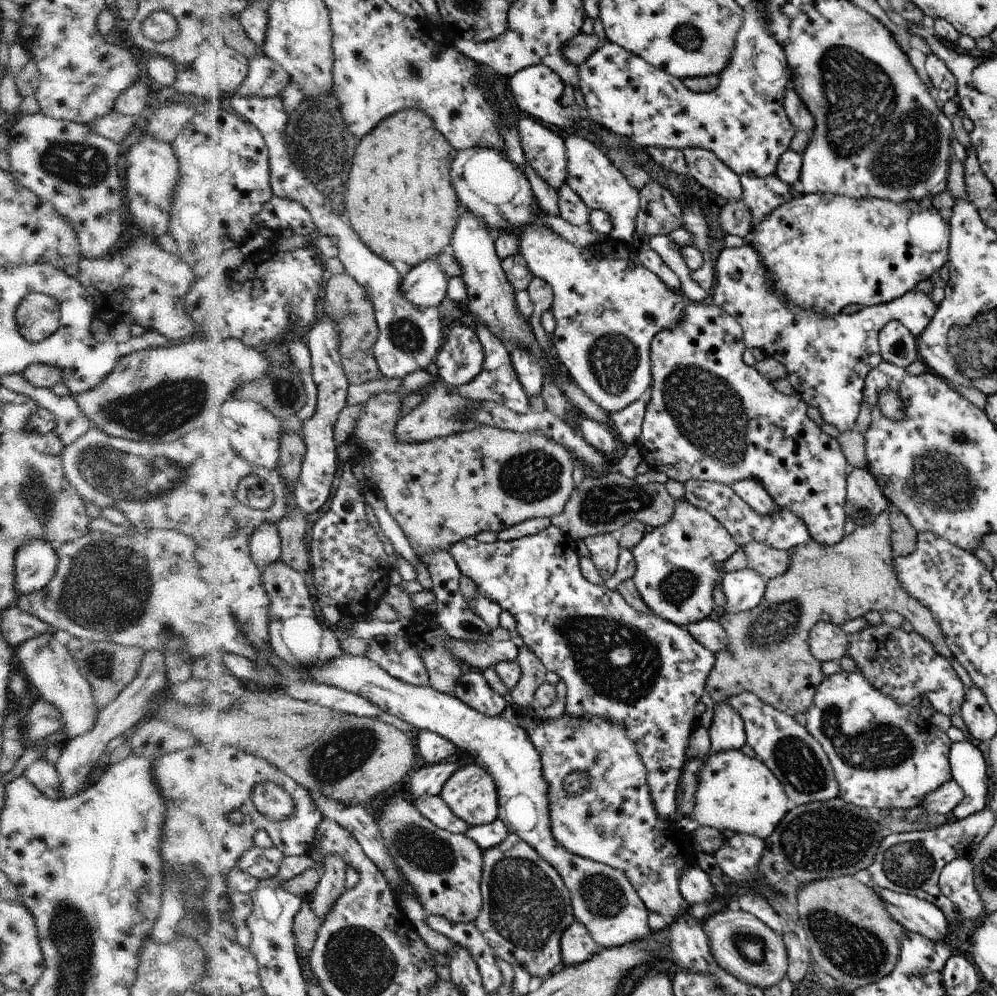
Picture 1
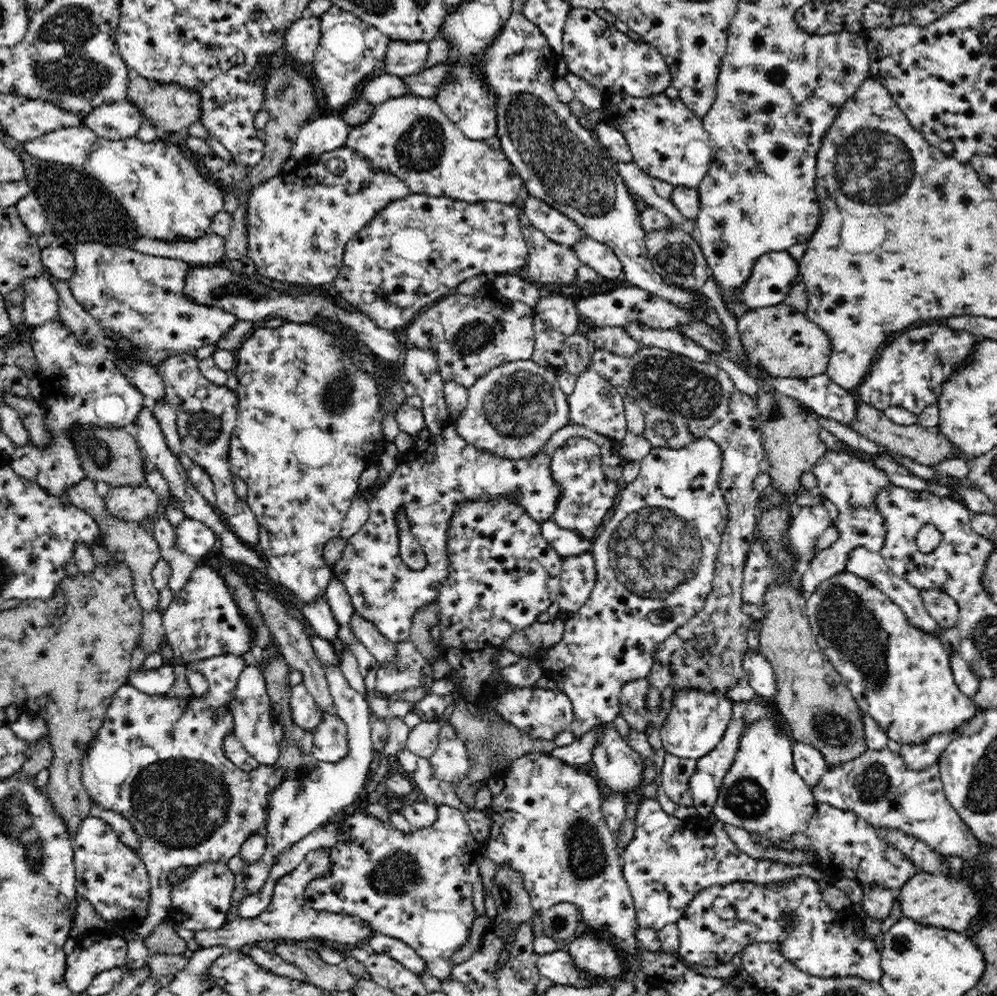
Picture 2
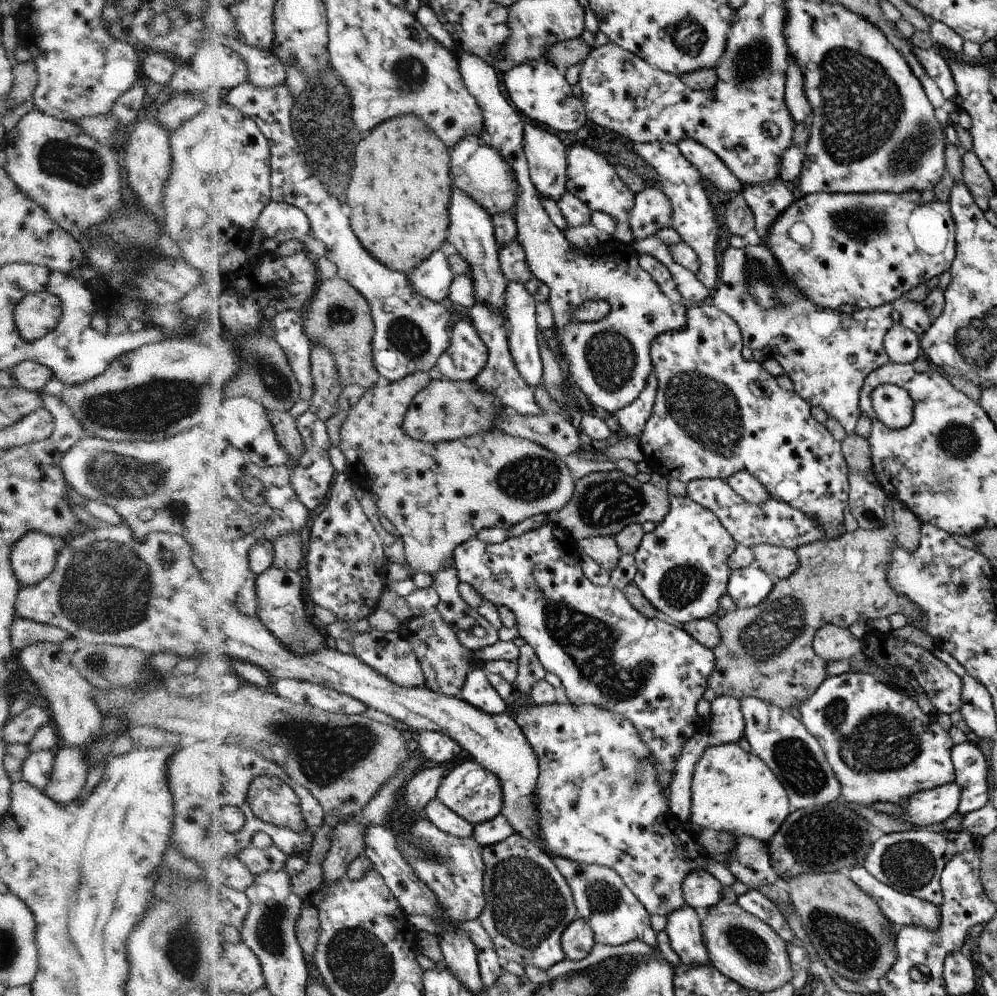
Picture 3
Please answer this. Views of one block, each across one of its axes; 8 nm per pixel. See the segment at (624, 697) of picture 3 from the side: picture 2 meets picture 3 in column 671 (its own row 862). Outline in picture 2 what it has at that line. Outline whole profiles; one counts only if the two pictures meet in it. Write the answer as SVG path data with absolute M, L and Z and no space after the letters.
M643 798L639 805L637 806L637 811L635 814L635 832L634 838L630 840L630 843L626 846L625 849L620 851L623 865L623 877L626 879L627 885L629 886L629 891L633 896L633 903L635 904L635 909L637 910L637 921L640 927L642 928L652 928L652 930L660 930L664 928L664 926L668 924L672 924L677 920L682 918L685 913L686 906L689 906L690 902L704 889L708 889L710 886L720 885L726 886L732 884L734 882L751 882L754 885L786 885L789 884L790 881L794 881L800 877L810 878L812 881L816 881L820 884L822 880L827 880L829 878L829 883L831 881L831 877L826 872L823 872L820 869L815 869L810 865L790 865L784 864L780 861L774 861L770 859L755 859L750 857L749 854L746 854L745 851L741 851L736 844L728 837L728 834L722 830L721 823L713 821L708 816L699 816L699 824L694 826L694 822L680 822L676 816L668 815L663 809L660 803L658 803L658 799L650 799Z

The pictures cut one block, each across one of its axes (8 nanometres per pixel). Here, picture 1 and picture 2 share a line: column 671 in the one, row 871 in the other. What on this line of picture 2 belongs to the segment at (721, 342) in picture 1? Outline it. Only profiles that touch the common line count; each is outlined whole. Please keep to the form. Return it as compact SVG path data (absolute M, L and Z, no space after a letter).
M437 805L436 807L437 818L435 821L431 823L429 827L409 832L409 834L396 830L390 821L380 821L378 818L370 815L366 810L360 809L355 810L350 816L346 816L341 822L336 822L336 827L340 827L340 831L345 834L345 840L337 846L328 848L328 851L330 851L330 868L324 876L314 878L313 881L309 882L308 886L305 888L303 898L306 908L313 912L346 913L358 915L360 918L366 918L365 921L369 923L377 933L400 939L402 942L408 944L408 946L414 948L418 956L426 961L426 970L428 970L432 976L442 980L450 977L451 958L466 942L470 934L469 930L473 925L474 919L477 917L474 905L472 905L472 886L474 886L474 882L480 881L478 860L483 856L483 853L482 844L474 839L469 824L465 819L465 815L461 810L446 805Z

